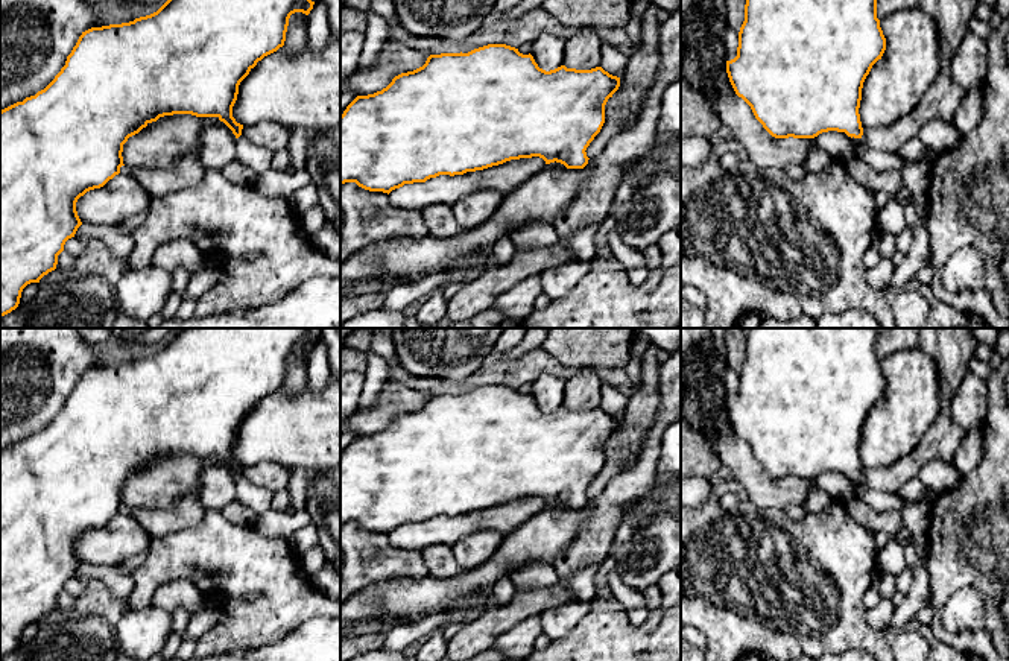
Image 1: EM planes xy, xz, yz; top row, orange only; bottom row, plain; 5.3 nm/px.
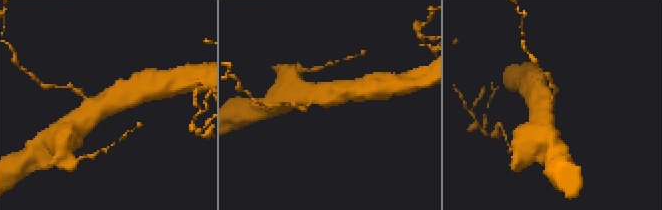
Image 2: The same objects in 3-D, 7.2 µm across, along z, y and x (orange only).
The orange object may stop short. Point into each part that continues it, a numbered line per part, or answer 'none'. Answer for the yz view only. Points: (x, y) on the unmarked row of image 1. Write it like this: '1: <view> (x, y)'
1: yz (882, 502)

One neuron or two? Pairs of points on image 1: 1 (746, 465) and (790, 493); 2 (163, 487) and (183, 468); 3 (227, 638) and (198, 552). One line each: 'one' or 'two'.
1: one
2: one
3: one

